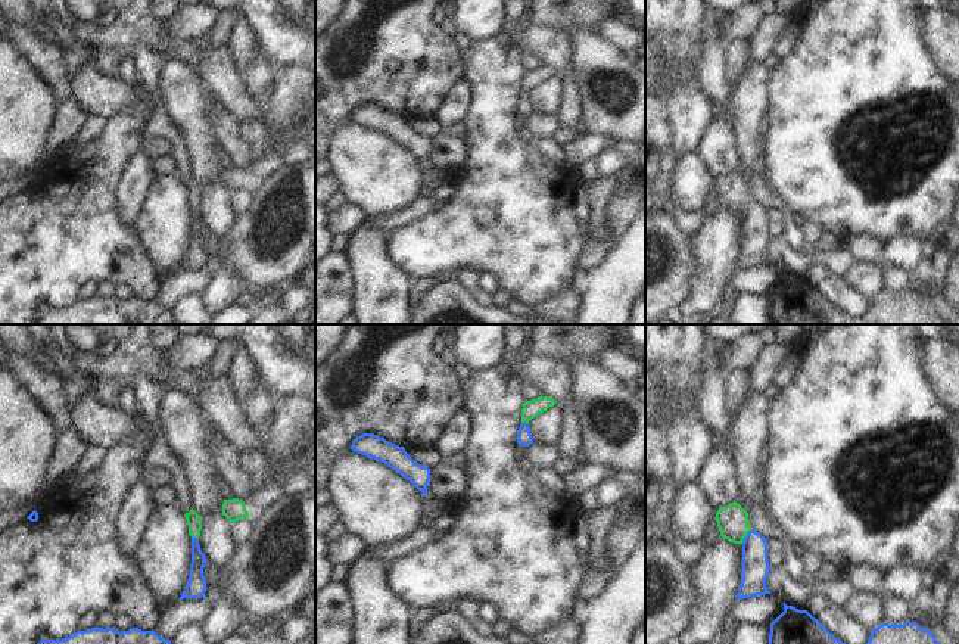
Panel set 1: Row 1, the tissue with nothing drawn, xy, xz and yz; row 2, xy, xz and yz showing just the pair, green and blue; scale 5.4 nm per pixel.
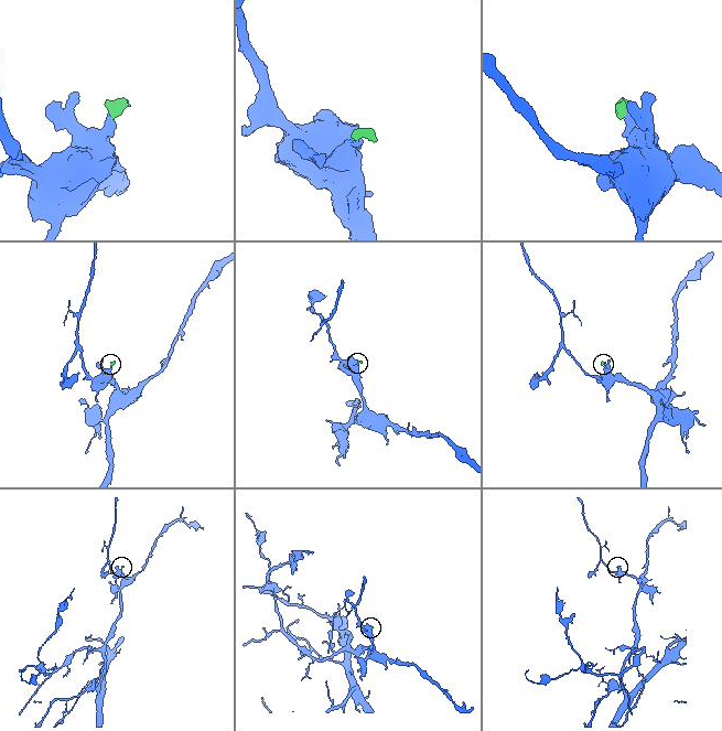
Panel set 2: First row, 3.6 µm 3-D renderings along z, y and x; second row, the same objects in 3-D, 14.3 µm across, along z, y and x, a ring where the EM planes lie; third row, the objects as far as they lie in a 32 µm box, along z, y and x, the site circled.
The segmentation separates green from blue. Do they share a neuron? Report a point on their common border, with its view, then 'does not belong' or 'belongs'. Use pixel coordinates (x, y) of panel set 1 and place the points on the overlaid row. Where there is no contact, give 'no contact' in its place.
contact yz (746, 535); belongs

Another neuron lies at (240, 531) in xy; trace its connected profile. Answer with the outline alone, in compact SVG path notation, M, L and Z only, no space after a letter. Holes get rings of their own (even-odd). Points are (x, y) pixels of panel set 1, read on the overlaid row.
M250 516L240 519L237 522L233 522L231 528L230 528L230 535L236 544L236 547L243 545L252 533L252 523L250 523Z

